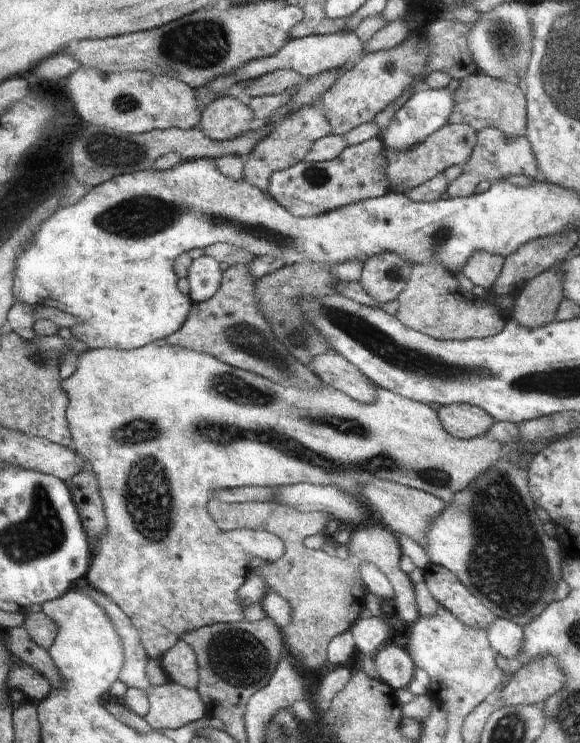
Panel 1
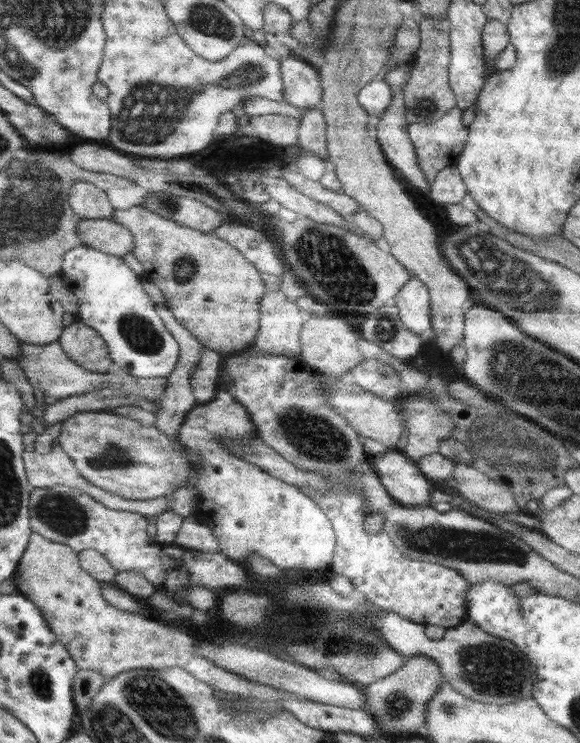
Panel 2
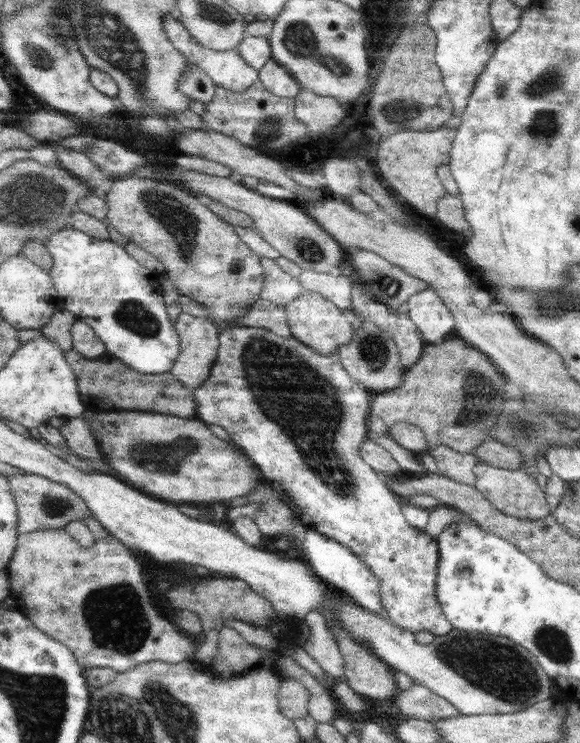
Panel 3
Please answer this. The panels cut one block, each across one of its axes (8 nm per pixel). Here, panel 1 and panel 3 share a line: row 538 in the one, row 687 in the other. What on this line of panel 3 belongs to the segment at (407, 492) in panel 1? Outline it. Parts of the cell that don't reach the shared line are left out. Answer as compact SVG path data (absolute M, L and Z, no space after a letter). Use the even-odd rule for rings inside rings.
M415 681L406 691L396 690L394 698L403 715L410 719L438 722L459 715L459 710L448 700L438 697L432 690Z

